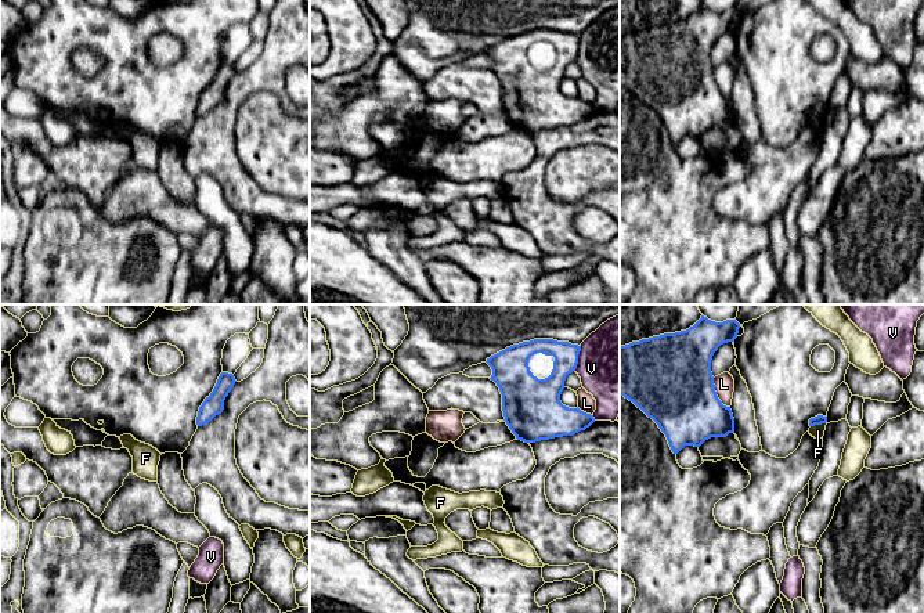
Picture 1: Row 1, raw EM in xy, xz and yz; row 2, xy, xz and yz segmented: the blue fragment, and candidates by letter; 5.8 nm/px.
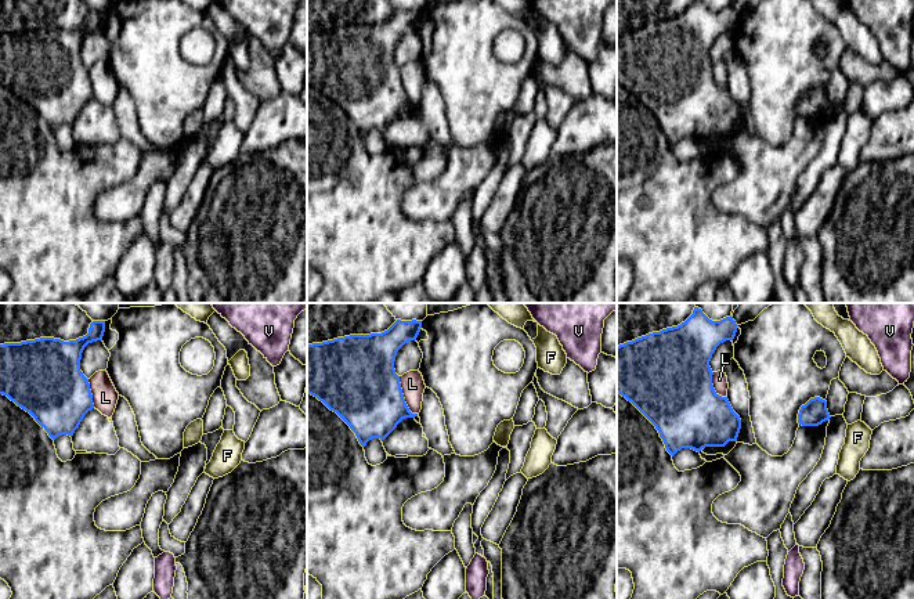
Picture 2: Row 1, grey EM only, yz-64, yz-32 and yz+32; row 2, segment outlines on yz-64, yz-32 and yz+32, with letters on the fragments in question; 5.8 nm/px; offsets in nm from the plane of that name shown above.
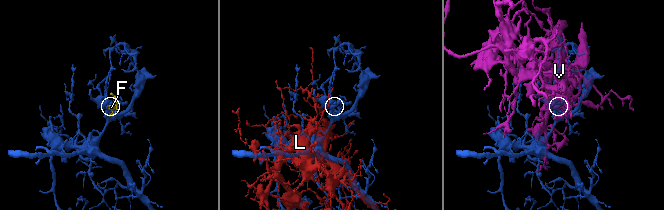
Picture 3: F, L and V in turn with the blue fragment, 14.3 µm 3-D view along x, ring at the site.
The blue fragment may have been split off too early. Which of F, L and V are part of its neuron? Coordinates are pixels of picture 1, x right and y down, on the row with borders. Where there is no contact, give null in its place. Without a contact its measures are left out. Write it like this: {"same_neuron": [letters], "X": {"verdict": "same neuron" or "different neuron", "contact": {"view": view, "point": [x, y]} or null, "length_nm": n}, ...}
{"same_neuron": [], "F": {"verdict": "different neuron", "contact": {"view": "yz", "point": [818, 424]}, "length_nm": 100}, "L": {"verdict": "different neuron", "contact": {"view": "yz", "point": [715, 395]}, "length_nm": 200}, "V": {"verdict": "different neuron", "contact": {"view": "xz", "point": [577, 359]}, "length_nm": 150}}

